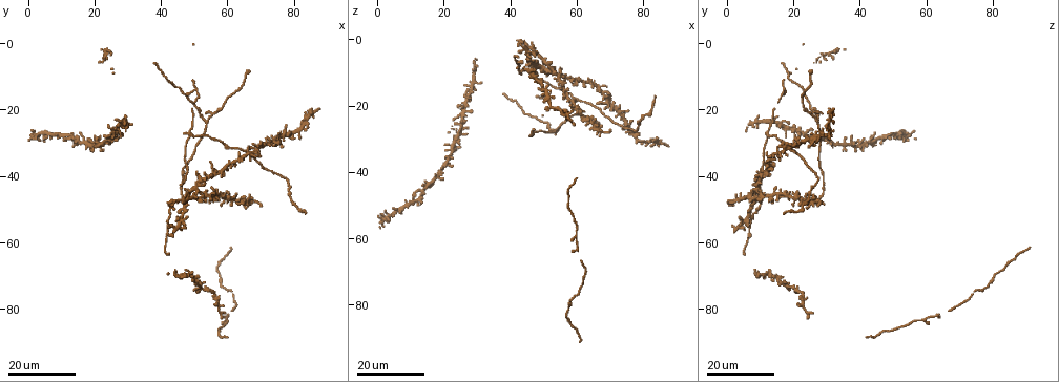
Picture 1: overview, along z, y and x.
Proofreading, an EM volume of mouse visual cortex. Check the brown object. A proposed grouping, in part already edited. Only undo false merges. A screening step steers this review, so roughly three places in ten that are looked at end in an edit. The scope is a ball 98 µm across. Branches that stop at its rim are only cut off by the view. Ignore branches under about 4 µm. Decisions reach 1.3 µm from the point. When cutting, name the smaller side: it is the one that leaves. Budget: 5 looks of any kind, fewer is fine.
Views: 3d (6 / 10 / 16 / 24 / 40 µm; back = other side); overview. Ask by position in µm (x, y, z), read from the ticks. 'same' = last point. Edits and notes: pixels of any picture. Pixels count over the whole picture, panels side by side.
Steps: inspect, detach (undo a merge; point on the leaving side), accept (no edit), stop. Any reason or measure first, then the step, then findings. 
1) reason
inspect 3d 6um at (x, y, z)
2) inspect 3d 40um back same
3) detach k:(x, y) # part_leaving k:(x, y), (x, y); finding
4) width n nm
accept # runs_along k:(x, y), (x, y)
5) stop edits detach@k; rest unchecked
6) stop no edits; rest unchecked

small branch off a trunk
inspect 3d 24um at (48.0, 26.5, 12.0)

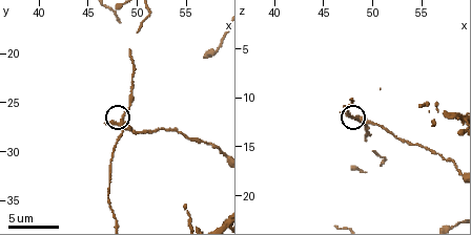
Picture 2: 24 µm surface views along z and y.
inspect 3d 10um same

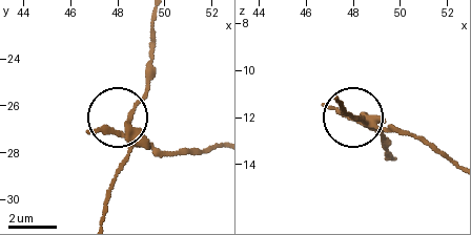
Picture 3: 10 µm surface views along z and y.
side_arm 69 um
detach 3:(98, 130) # part_leaving 3:(131, 141), (171, 153), (213, 147); a second neuron is stuck on

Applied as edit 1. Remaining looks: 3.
inspect overview

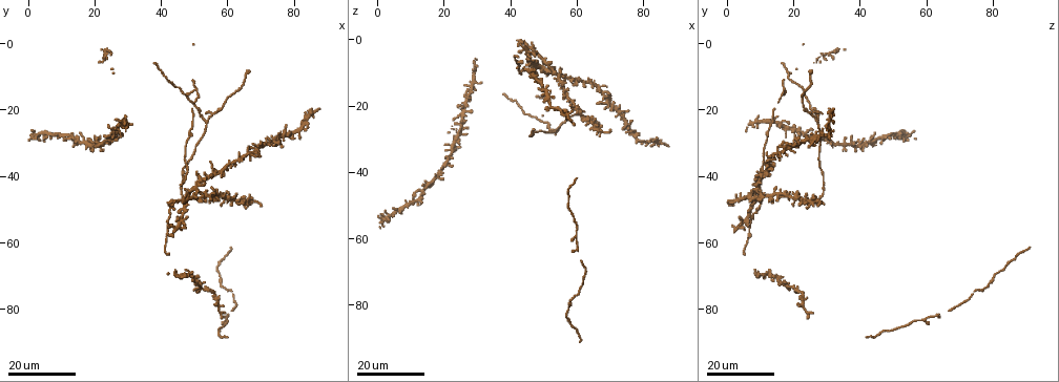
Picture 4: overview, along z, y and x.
thick turns thin
inspect 3d 24um at (48.5, 15.0, 17.0)

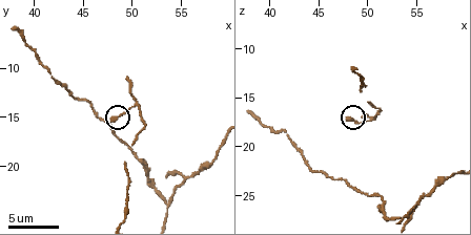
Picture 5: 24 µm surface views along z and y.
inspect 3d 6um at (49.0, 14.6, 17.6)

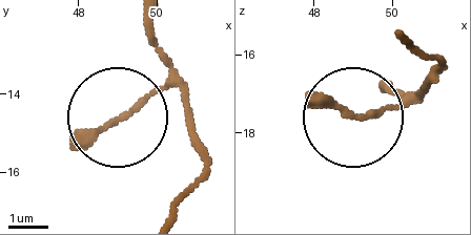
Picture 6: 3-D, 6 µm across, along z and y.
accept # all the same neuron

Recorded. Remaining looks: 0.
stop edits detach@3; rest unchecked

